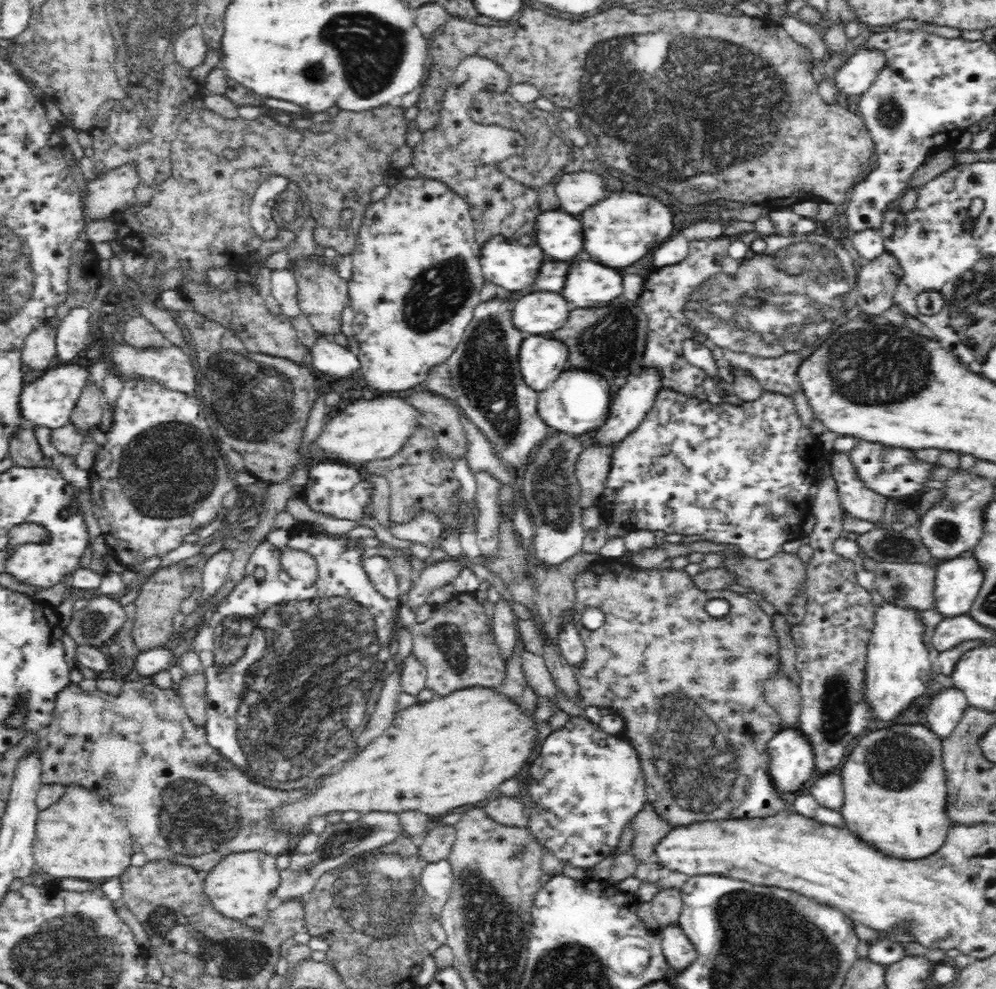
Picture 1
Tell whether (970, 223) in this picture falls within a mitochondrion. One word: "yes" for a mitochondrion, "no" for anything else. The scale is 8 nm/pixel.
no

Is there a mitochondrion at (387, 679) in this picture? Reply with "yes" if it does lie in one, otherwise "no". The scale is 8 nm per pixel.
yes

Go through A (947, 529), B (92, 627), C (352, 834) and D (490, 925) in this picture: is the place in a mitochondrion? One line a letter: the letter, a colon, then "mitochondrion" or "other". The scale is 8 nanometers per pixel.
A: mitochondrion
B: mitochondrion
C: mitochondrion
D: mitochondrion

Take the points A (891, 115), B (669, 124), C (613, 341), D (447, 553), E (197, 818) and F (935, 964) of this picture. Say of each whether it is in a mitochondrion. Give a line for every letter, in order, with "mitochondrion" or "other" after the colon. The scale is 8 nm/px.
A: mitochondrion
B: mitochondrion
C: mitochondrion
D: other
E: mitochondrion
F: other

